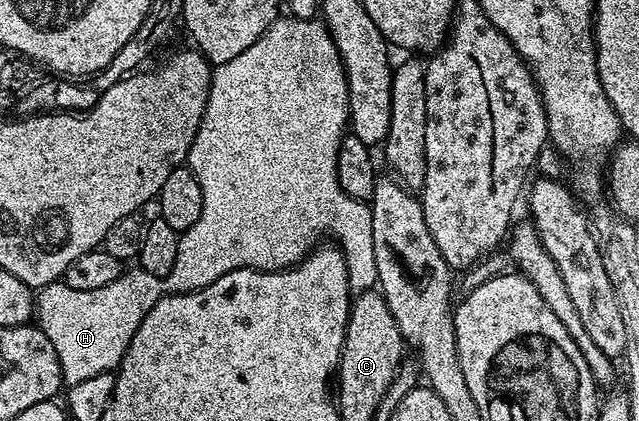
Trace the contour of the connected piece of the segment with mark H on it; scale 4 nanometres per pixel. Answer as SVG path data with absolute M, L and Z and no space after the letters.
M280 17L274 23L271 23L269 29L265 29L265 33L261 33L261 37L257 37L257 41L253 41L253 45L249 45L249 49L245 49L245 53L237 53L237 57L233 57L233 61L220 63L212 70L205 113L201 117L201 125L197 129L195 140L189 149L185 164L193 173L193 177L197 177L197 185L201 185L201 197L203 198L201 217L197 221L197 225L189 225L189 229L180 234L179 244L177 245L177 261L173 261L171 272L159 278L142 269L134 269L135 271L127 269L117 277L117 281L113 281L101 289L85 289L84 291L69 289L69 285L65 285L62 281L56 281L38 288L34 318L37 320L38 328L53 343L57 360L60 361L60 373L64 384L80 383L86 379L97 377L106 371L114 372L133 341L133 333L137 333L141 321L145 321L145 313L149 313L149 309L153 309L153 305L163 294L180 295L186 291L205 289L205 285L213 285L213 281L217 281L217 277L225 277L225 273L233 273L242 267L252 267L258 271L283 271L287 267L294 267L295 264L301 262L305 256L316 249L320 242L318 239L322 235L332 235L336 239L332 240L343 252L352 292L369 291L378 284L377 261L373 257L371 208L368 204L349 197L337 181L337 153L343 136L349 127L347 118L349 89L347 88L347 75L343 71L343 62L339 56L339 50L333 41L333 37L327 32L326 23L322 21L292 21L290 18L287 18L288 20L286 18Z

